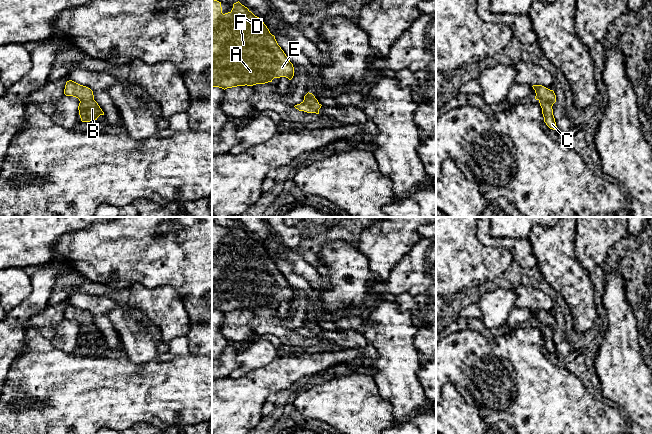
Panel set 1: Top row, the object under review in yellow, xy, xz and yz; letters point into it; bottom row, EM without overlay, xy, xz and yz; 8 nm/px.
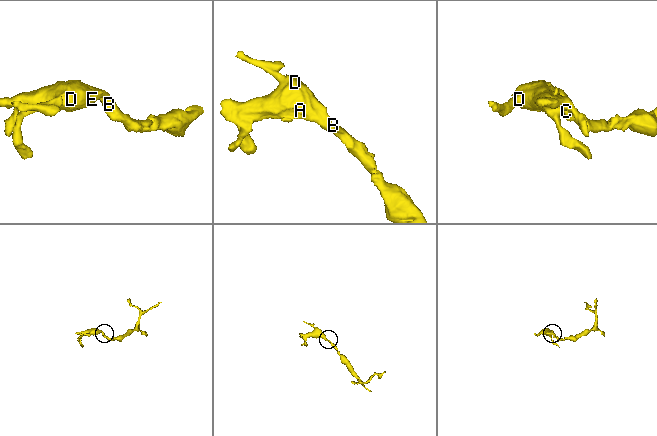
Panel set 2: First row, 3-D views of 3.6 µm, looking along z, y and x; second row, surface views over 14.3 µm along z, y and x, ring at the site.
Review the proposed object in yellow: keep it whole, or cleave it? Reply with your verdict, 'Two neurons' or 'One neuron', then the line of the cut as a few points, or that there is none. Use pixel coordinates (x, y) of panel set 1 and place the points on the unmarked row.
One neuron. No split

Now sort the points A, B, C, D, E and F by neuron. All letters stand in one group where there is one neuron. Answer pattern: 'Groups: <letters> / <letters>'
Groups: A B C D E F

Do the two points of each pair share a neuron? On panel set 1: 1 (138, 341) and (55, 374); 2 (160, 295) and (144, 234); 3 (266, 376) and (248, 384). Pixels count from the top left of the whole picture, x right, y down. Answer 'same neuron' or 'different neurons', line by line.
1: different neurons
2: different neurons
3: same neuron

